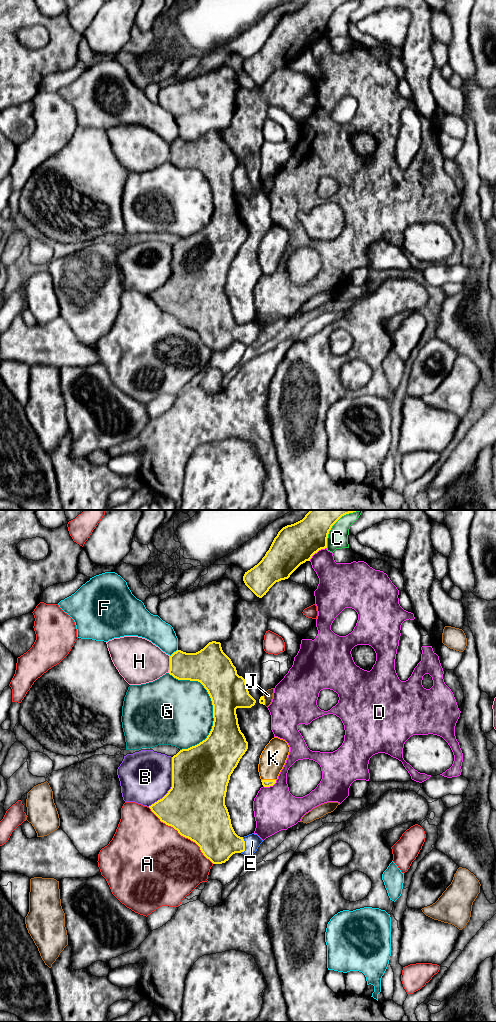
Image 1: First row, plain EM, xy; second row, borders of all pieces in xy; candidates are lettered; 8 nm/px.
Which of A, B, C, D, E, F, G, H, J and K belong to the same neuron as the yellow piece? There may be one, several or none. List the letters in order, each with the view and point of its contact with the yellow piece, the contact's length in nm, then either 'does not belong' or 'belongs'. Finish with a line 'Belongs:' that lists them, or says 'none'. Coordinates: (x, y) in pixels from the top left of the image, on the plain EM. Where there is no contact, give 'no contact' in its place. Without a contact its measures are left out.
A: meets yellow in xy at (182, 323); contact 700 nm long; does not belong
B: meets yellow in xy at (172, 272); contact 440 nm long; does not belong
C: meets yellow in xy at (332, 13); contact 360 nm long; does not belong
D: meets yellow in xy at (317, 39); contact 180 nm long; does not belong
E: meets yellow in xy at (244, 334); contact 130 nm long; belongs
F: meets yellow in xy at (173, 141); contact 90 nm long; does not belong
G: meets yellow in xy at (212, 192); contact 650 nm long; does not belong
H: meets yellow in xy at (170, 152); contact 140 nm long; does not belong
J: meets yellow in xy at (264, 188); contact 80 nm long; does not belong
K: meets yellow in xy at (268, 268); contact 120 nm long; belongs
Belongs: E, K

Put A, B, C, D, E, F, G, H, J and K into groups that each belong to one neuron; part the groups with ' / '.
A / B / C / D / E K / F / G / H / J

